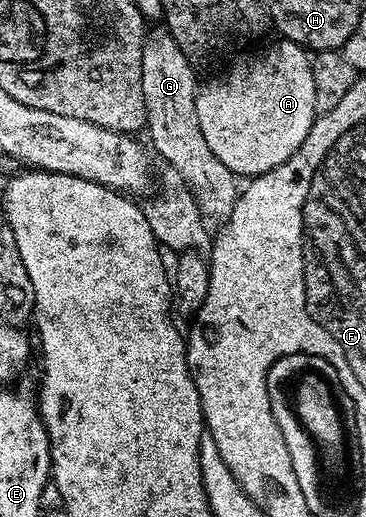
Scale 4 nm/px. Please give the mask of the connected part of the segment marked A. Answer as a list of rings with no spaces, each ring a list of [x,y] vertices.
[[[277,40],[271,46],[266,46],[263,50],[258,50],[255,54],[250,54],[247,58],[238,58],[223,74],[218,74],[215,78],[210,78],[206,83],[197,87],[198,95],[196,96],[196,120],[200,124],[200,132],[204,136],[204,144],[208,144],[208,148],[212,148],[212,156],[216,156],[216,160],[220,160],[220,164],[224,164],[224,168],[228,168],[235,176],[257,176],[268,172],[272,168],[276,168],[280,164],[284,164],[292,156],[292,152],[296,152],[296,148],[300,148],[300,144],[304,144],[304,136],[308,136],[308,132],[312,128],[314,119],[318,114],[316,108],[316,84],[312,81],[312,61],[311,55],[306,47],[298,46],[294,42],[285,40]]]

